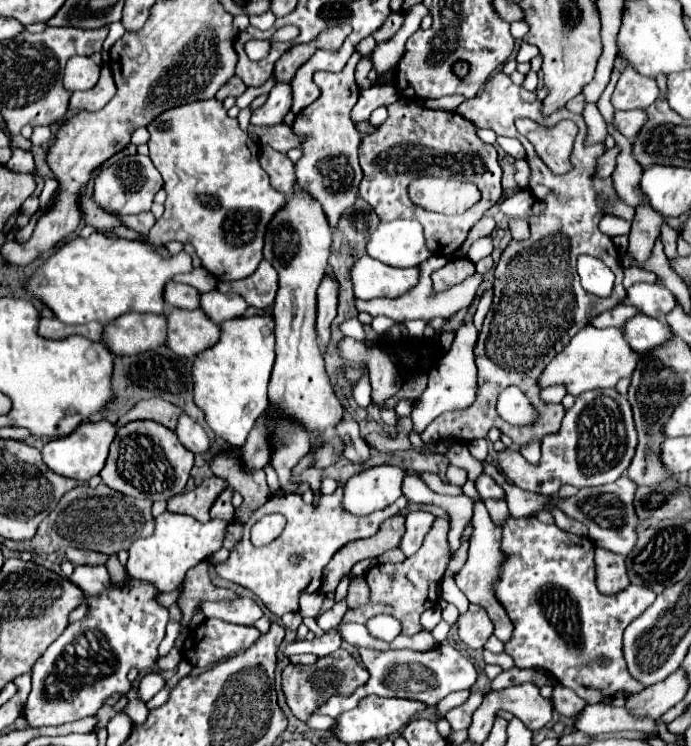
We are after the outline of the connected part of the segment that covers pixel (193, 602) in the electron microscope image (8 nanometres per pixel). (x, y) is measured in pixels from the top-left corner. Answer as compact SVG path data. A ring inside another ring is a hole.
M201 561L199 565L195 565L193 569L189 569L189 573L183 579L183 587L177 599L177 605L181 609L181 627L189 627L193 615L199 611L203 601L223 601L223 599L239 599L237 593L223 589L223 587L215 587L209 579L207 573L209 563Z

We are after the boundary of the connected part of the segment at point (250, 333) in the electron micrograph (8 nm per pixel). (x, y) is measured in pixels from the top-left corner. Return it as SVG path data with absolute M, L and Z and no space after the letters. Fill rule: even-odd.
M271 313L251 315L251 317L235 317L219 323L219 341L209 349L201 351L193 359L191 377L193 377L193 403L205 413L207 425L221 437L225 443L233 447L243 447L247 433L251 431L257 417L267 409L267 385L271 377L271 369L275 363L275 335L273 335L275 319Z

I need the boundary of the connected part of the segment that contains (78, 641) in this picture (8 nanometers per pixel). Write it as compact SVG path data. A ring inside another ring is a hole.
M105 565L97 567L75 567L73 575L69 577L73 583L77 583L85 593L89 601L89 613L85 619L69 625L59 639L55 639L49 649L39 657L37 665L33 665L33 689L25 705L25 719L29 727L45 727L45 725L63 725L67 721L77 721L89 715L95 715L105 699L119 693L125 695L129 691L129 679L127 673L135 665L139 671L149 669L157 661L157 647L165 637L165 625L169 621L169 613L165 607L161 607L155 601L157 589L151 583L143 583L137 579L131 579L123 589L111 589L109 573Z

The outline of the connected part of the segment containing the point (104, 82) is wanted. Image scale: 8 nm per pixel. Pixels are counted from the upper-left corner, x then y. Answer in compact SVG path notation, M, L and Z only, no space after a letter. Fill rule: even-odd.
M109 67L101 69L99 83L93 89L86 91L76 91L69 100L69 110L79 112L81 110L99 111L103 109L109 99L115 95L115 83Z

